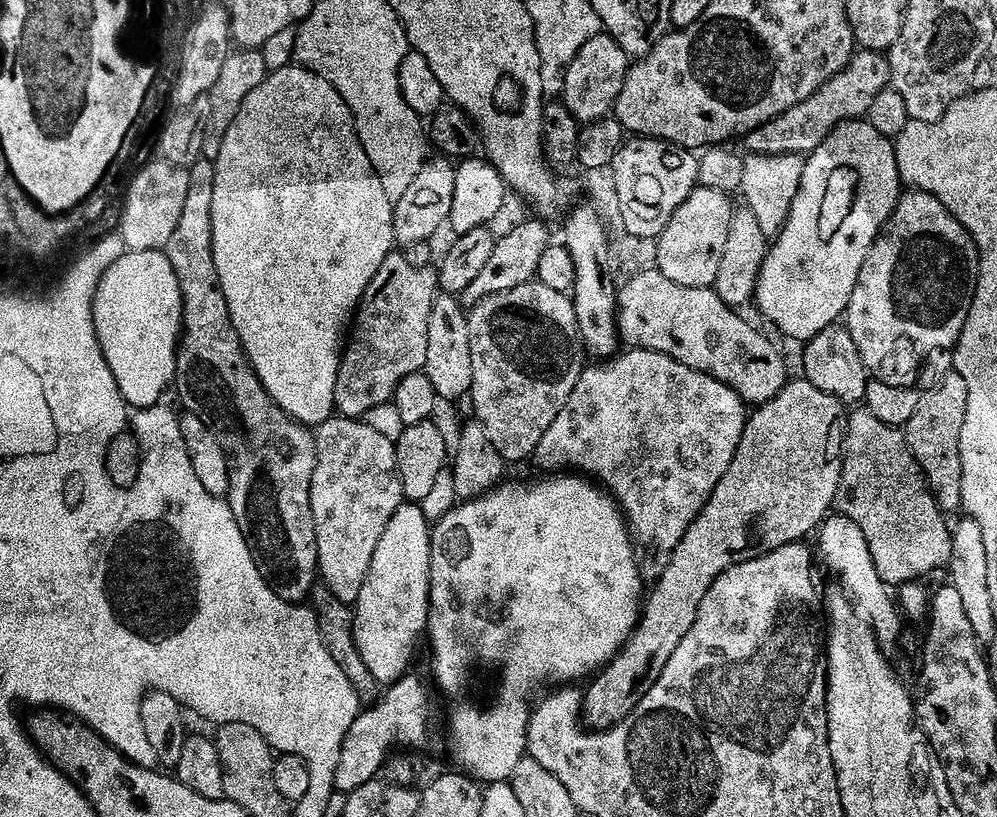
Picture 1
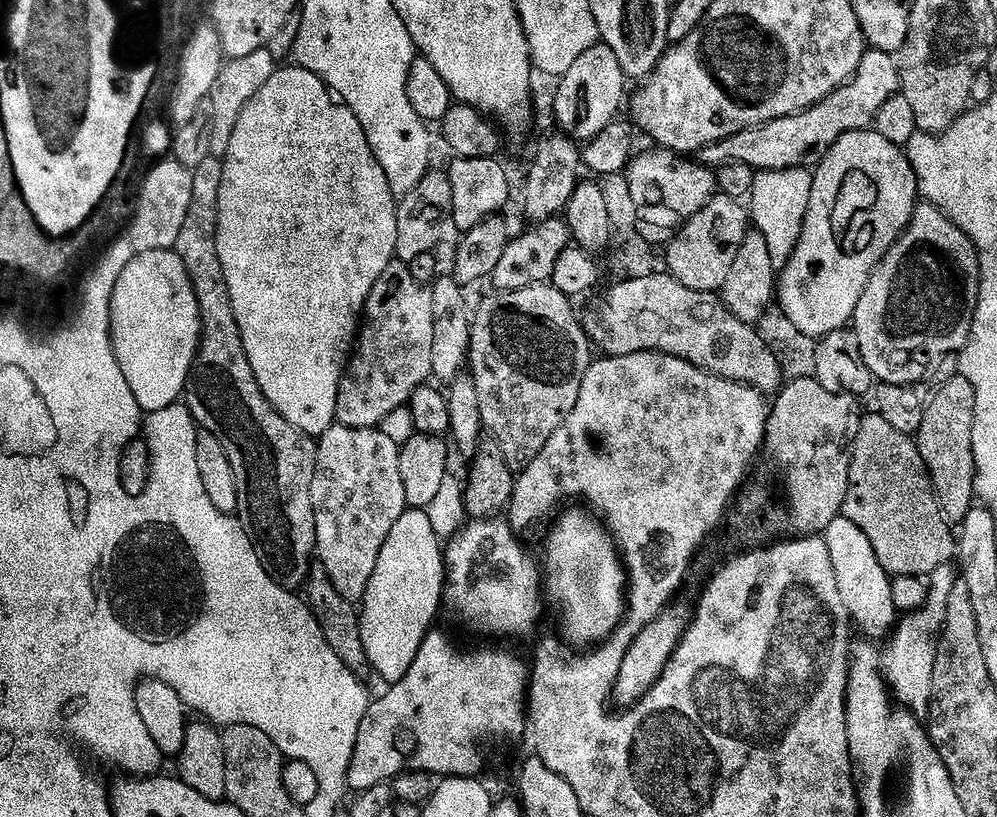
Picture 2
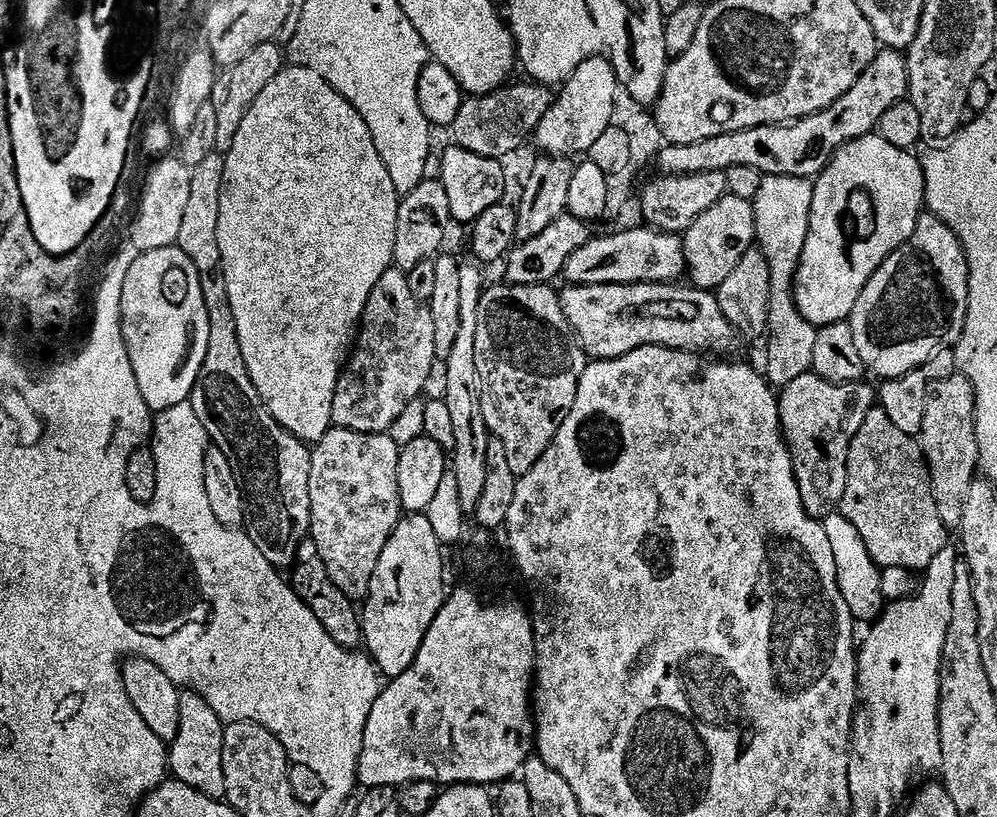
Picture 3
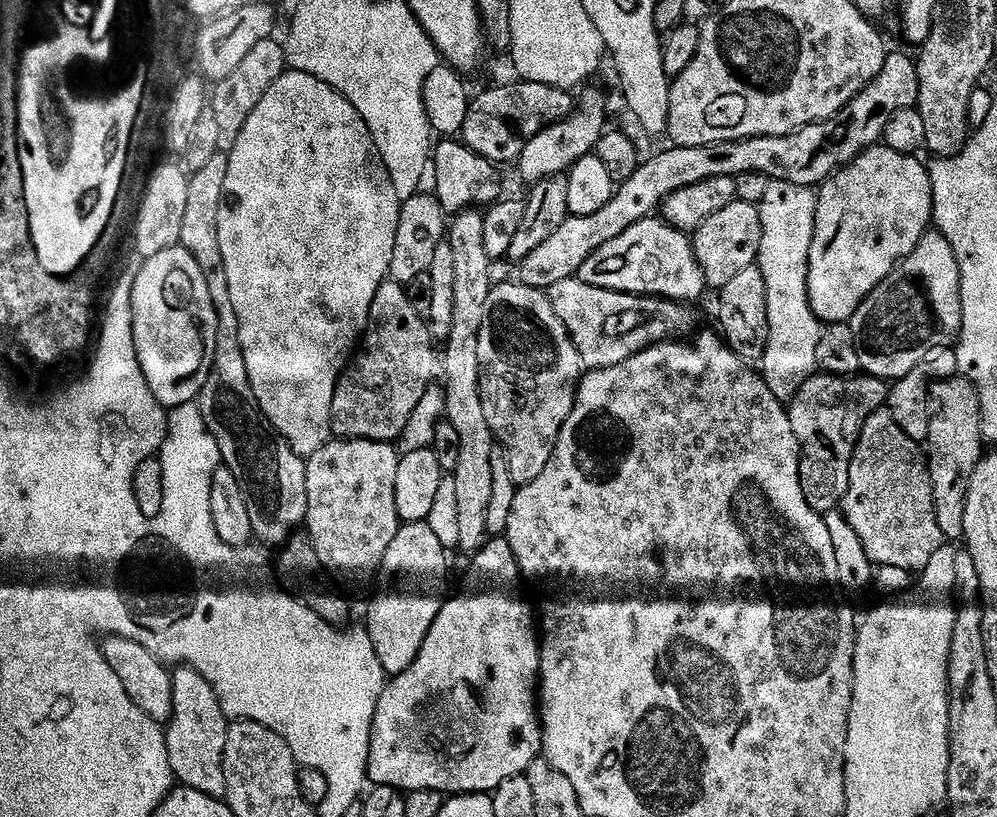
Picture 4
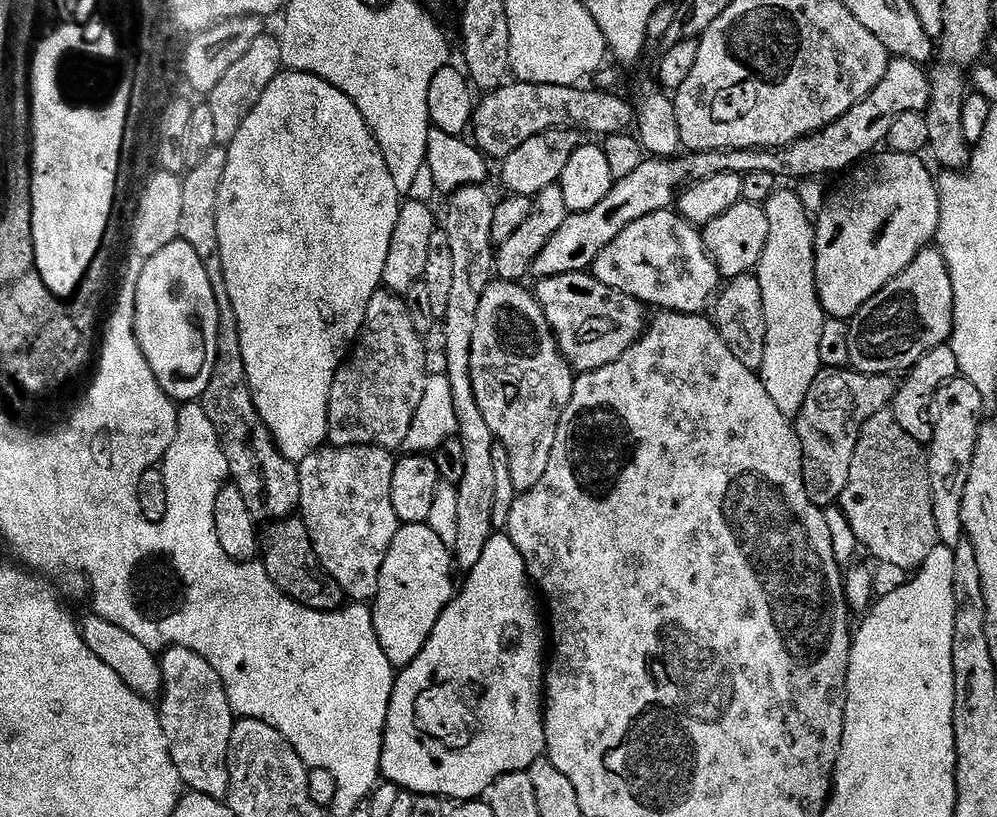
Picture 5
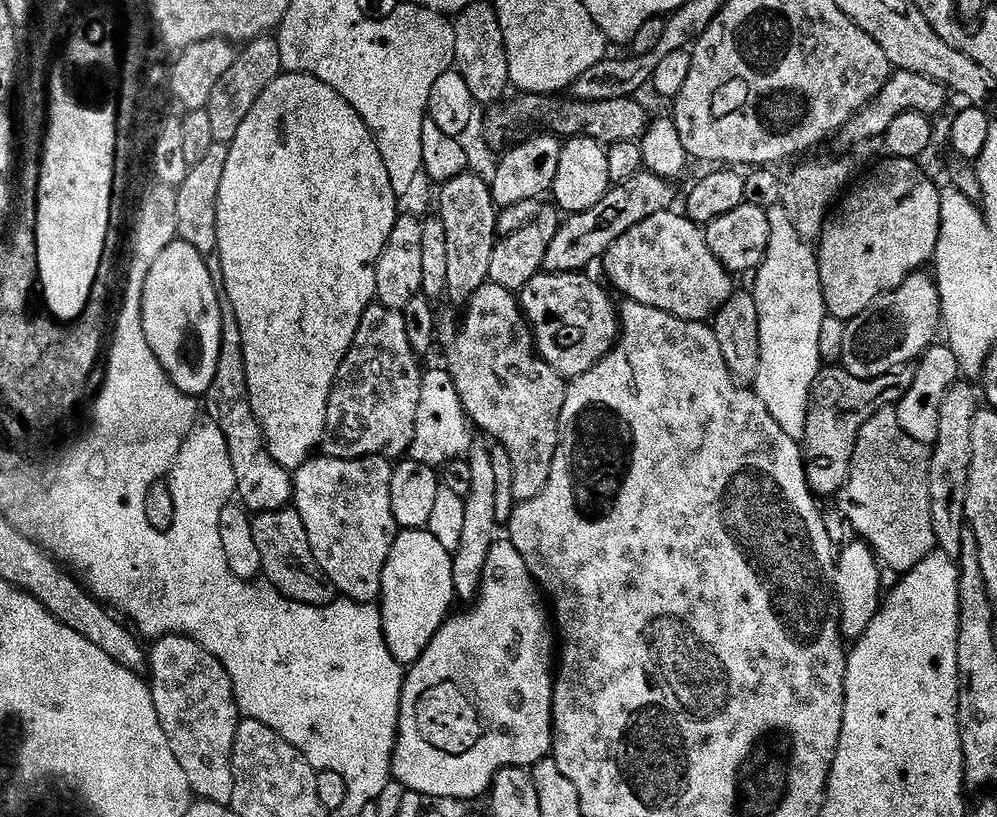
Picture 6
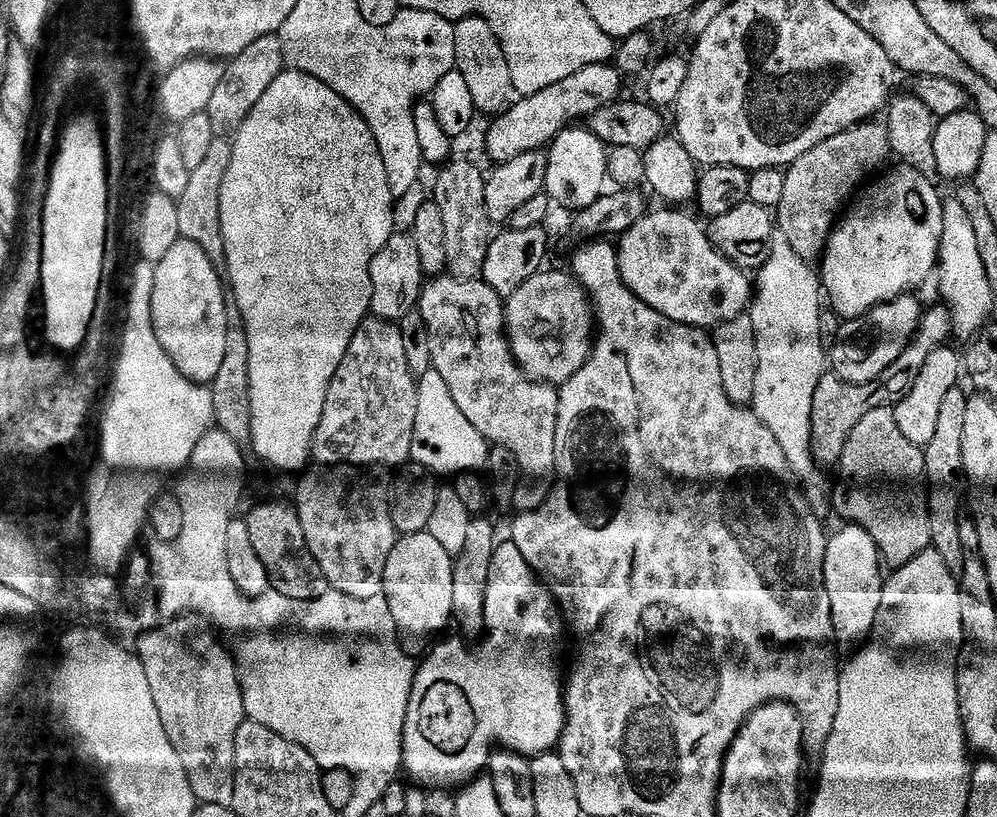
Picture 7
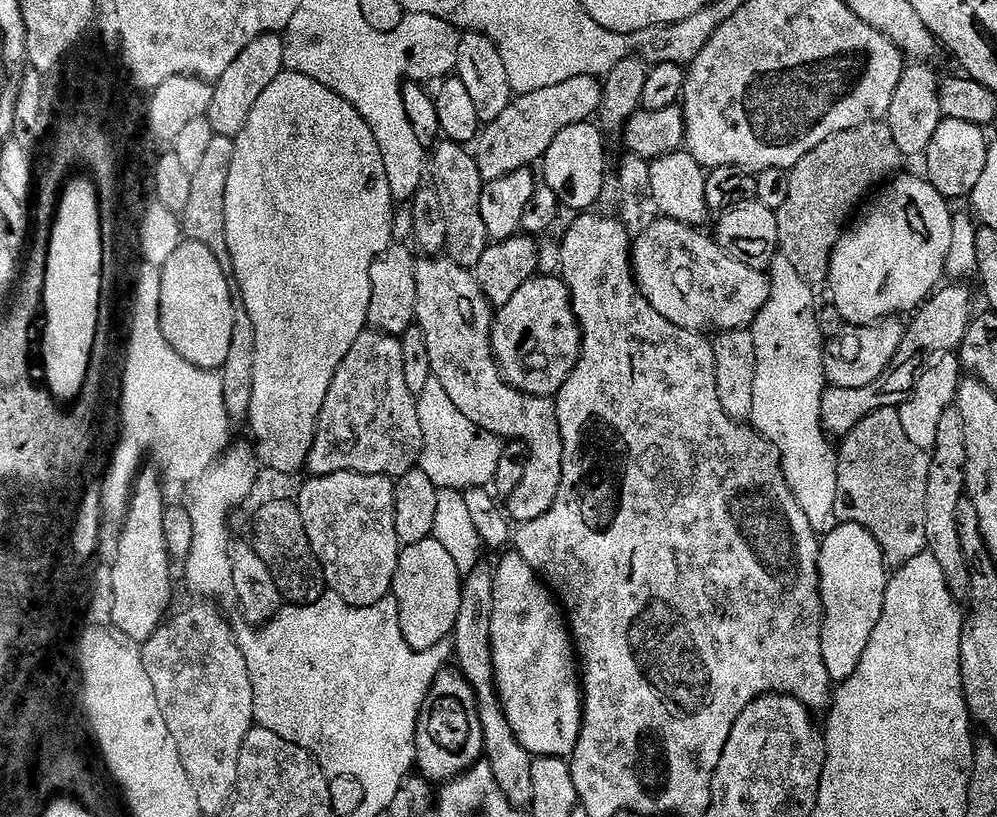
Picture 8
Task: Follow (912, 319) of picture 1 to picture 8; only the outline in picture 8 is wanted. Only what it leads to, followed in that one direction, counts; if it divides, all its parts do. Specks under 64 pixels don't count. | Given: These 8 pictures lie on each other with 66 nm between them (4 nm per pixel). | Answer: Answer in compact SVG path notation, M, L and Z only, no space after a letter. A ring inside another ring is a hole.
M885 318L875 324L845 327L833 343L837 344L833 348L831 345L824 354L824 374L827 383L837 388L870 386L870 382L874 382L874 378L881 376L890 366L894 354L898 354L905 327L905 321L900 318Z

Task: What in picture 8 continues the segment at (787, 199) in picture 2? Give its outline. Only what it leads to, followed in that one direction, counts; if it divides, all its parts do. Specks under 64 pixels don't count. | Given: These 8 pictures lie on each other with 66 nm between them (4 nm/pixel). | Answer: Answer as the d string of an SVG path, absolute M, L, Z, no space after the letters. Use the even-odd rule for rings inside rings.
M782 254L777 255L772 262L770 279L770 298L766 306L762 306L758 318L750 325L756 351L754 410L750 424L778 450L786 482L798 506L802 506L802 512L806 514L806 518L810 518L810 526L814 526L818 534L827 534L834 527L834 502L838 498L838 452L820 422L822 394L826 387L826 338L820 333L818 303L816 304L816 296L812 293L815 292L813 285L804 280L802 274L798 274L798 270L794 270L794 266Z

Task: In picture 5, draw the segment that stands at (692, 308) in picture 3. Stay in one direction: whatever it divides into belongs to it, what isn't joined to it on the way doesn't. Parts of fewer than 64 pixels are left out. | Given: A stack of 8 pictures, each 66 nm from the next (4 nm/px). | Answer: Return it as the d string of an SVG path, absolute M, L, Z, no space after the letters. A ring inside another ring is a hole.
M575 272L574 274L558 274L557 276L546 276L535 281L536 288L534 287L534 295L536 301L542 306L542 310L546 314L546 322L550 322L552 333L556 335L556 341L560 347L560 355L568 359L568 365L572 367L577 373L583 374L586 372L593 372L602 366L606 366L610 362L614 362L618 358L622 358L622 354L626 354L626 350L630 350L630 346L634 346L640 341L641 336L644 334L646 327L646 316L644 320L644 312L646 312L645 305L641 304L630 294L622 294L618 290L614 290L610 286L602 286L602 282L598 282L595 276L588 272Z

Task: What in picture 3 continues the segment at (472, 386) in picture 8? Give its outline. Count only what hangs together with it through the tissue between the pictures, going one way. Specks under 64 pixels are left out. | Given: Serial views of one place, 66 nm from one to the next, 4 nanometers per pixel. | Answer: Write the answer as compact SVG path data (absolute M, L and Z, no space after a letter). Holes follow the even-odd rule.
M501 284L501 288L485 287L480 299L474 358L478 358L482 418L486 418L489 433L498 442L502 442L506 458L510 461L510 470L514 470L519 478L534 470L534 462L546 454L562 422L566 422L570 410L574 410L574 398L578 398L578 382L590 357L584 353L584 347L576 339L576 332L562 310L560 292L552 284Z

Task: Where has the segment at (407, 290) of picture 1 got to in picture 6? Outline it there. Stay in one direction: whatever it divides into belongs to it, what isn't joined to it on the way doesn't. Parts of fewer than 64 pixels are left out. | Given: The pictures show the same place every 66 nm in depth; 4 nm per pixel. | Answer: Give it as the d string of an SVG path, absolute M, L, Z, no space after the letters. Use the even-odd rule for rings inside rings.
M379 302L370 305L366 314L362 314L358 334L354 334L354 342L332 387L326 412L323 455L343 460L357 460L363 456L403 457L411 449L414 426L418 422L418 402L422 398L422 378L425 374L425 369L420 368L420 364L422 360L412 348L403 311L399 308L388 308Z

